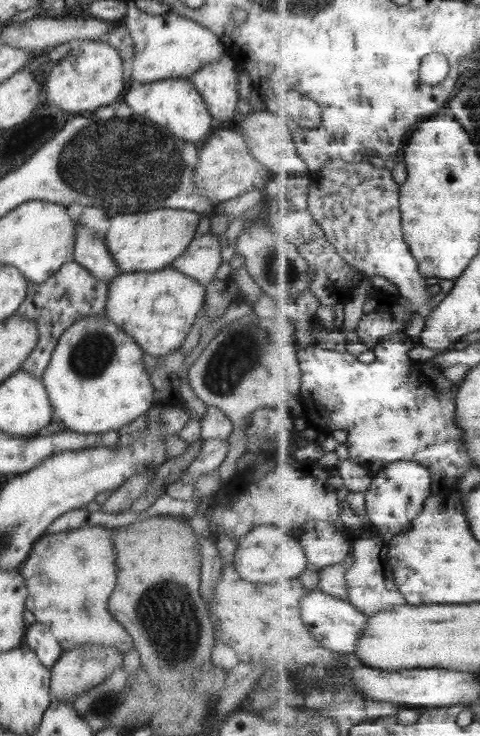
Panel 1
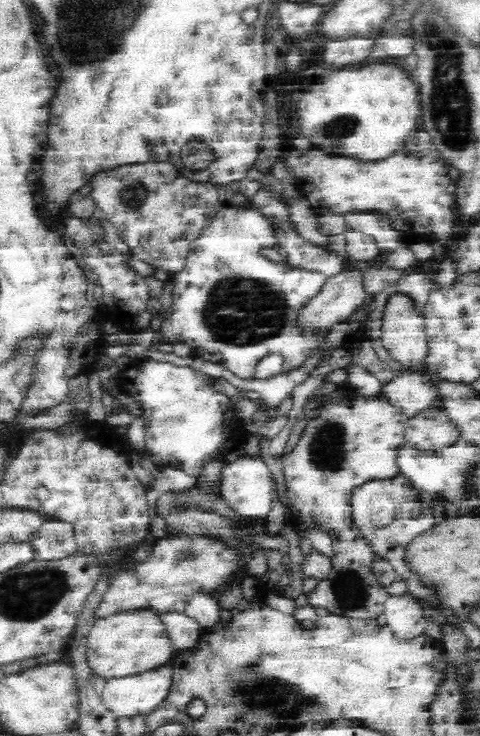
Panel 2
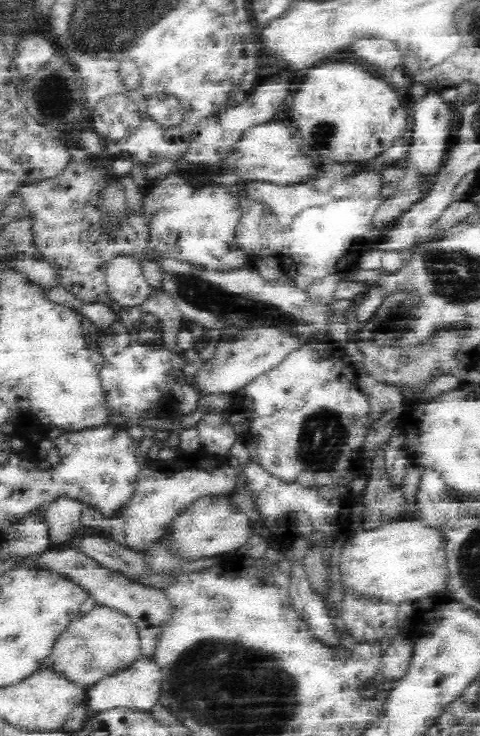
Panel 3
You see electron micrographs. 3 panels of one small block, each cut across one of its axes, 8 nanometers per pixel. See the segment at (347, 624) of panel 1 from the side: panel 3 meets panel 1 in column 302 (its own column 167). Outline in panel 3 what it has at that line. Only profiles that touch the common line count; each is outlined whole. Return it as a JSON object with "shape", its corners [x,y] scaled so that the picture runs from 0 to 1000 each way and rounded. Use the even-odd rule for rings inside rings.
{"shape":[[[142,740],[110,743],[69,760],[71,769],[113,779],[125,779],[154,793],[175,800],[190,811],[196,822],[240,826],[267,836],[275,845],[288,851],[290,870],[294,872],[294,891],[317,894],[325,886],[335,857],[335,848],[348,841],[352,833],[350,814],[335,800],[296,796],[250,777],[238,777],[221,770],[210,770],[200,761],[163,751]]]}

